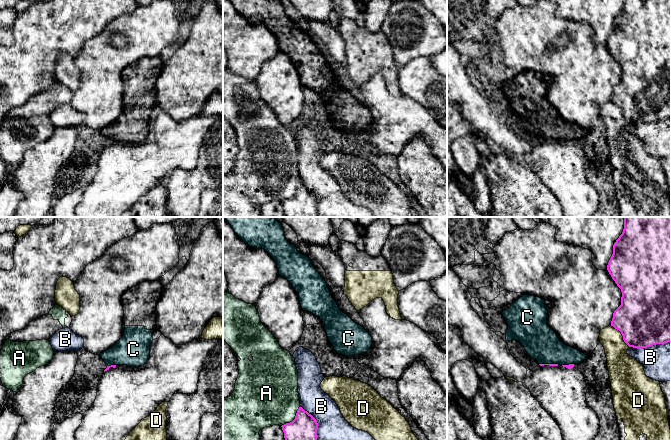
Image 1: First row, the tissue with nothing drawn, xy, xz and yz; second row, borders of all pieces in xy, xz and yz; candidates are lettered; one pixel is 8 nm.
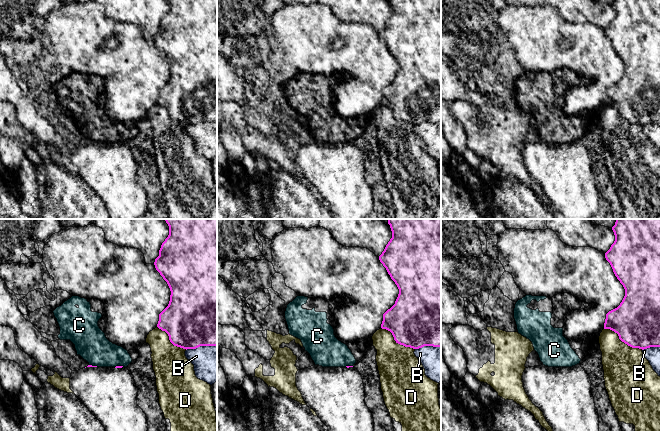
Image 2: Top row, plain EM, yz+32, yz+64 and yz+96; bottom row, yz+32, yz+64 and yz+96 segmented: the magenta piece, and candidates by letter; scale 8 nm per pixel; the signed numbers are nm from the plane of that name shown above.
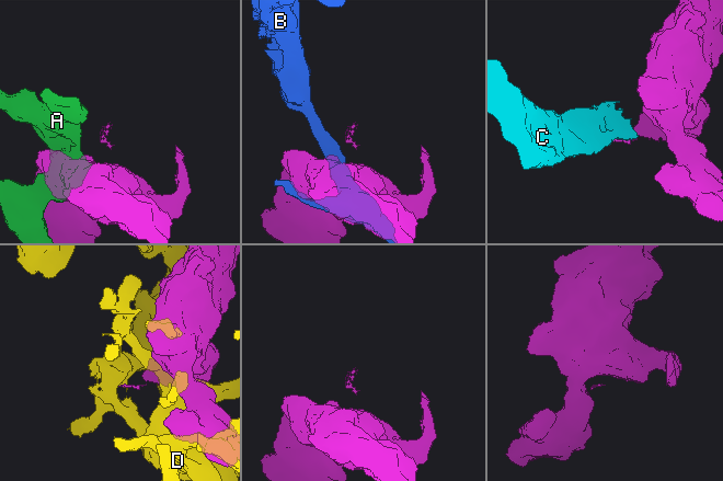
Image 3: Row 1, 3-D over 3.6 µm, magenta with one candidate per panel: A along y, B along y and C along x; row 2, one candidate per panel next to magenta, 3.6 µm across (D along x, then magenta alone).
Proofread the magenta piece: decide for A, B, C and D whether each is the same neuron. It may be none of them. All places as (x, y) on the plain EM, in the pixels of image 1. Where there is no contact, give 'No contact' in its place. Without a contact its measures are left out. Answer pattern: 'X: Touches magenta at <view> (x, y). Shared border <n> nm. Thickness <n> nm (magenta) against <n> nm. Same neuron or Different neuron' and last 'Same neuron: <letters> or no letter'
A: Touches magenta at xz (294, 195). Shared border 220 nm. Thickness 260 nm (magenta) against 440 nm. Different neuron
B: Touches magenta at yz (651, 121). Shared border 320 nm. Thickness 500 nm (magenta) against 300 nm. Different neuron
C: Touches magenta at yz (549, 140). Shared border 160 nm. Thickness 20 nm (magenta) against 280 nm. Different neuron
D: Touches magenta at yz (622, 111). Shared border 260 nm. Thickness 460 nm (magenta) against 220 nm. Different neuron
Same neuron: no letter

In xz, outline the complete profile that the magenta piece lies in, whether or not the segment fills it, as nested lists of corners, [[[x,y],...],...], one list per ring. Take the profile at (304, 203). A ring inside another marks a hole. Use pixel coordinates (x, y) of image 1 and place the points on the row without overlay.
[[[299,183],[292,198],[281,203],[285,217],[317,217],[317,196],[302,183]]]

